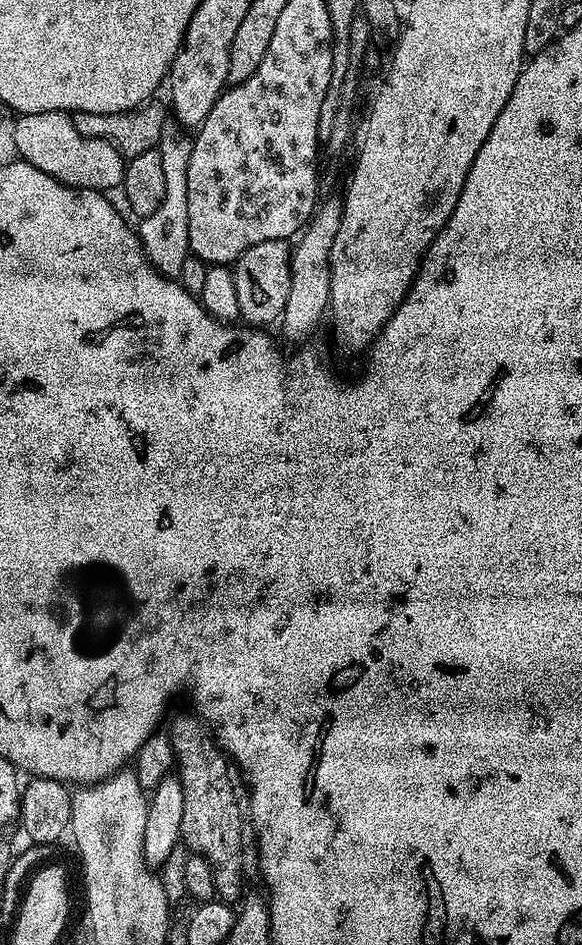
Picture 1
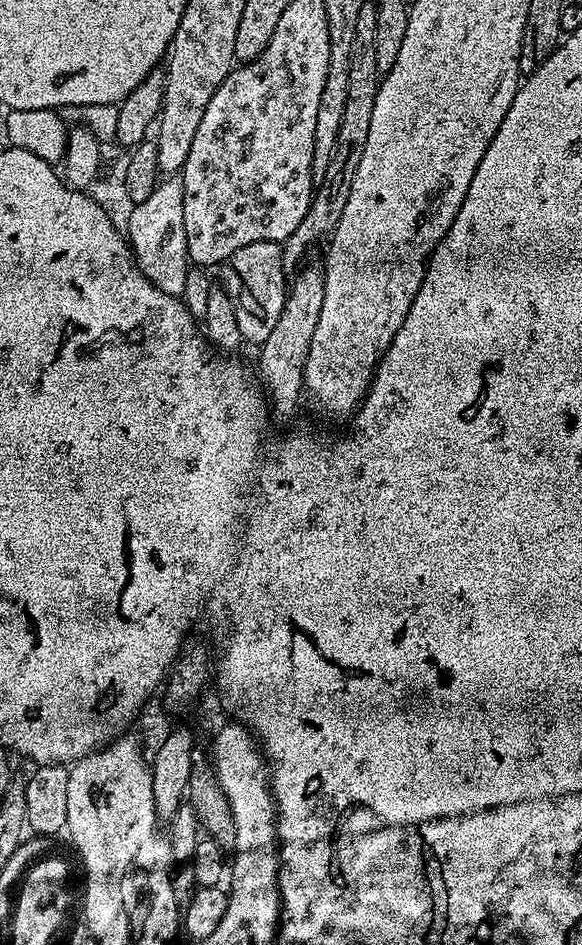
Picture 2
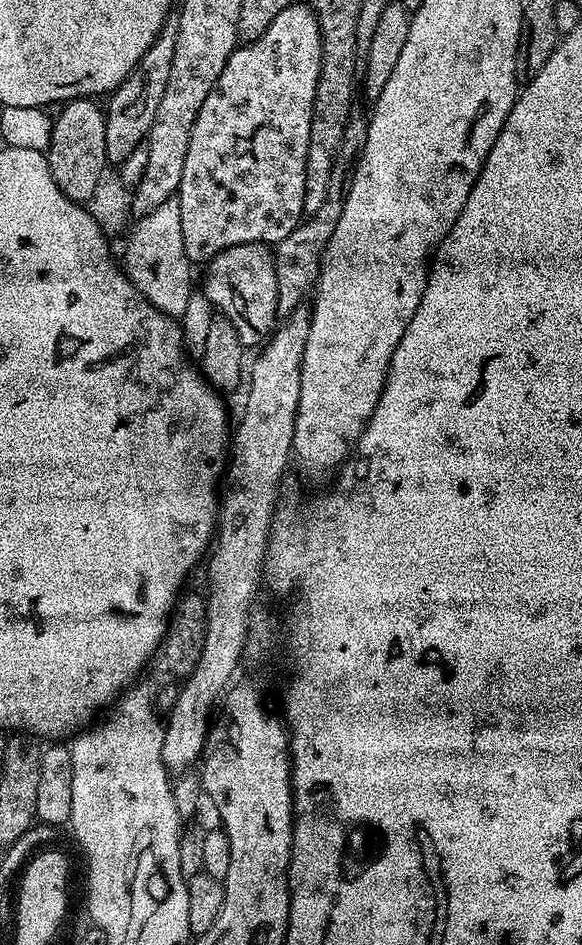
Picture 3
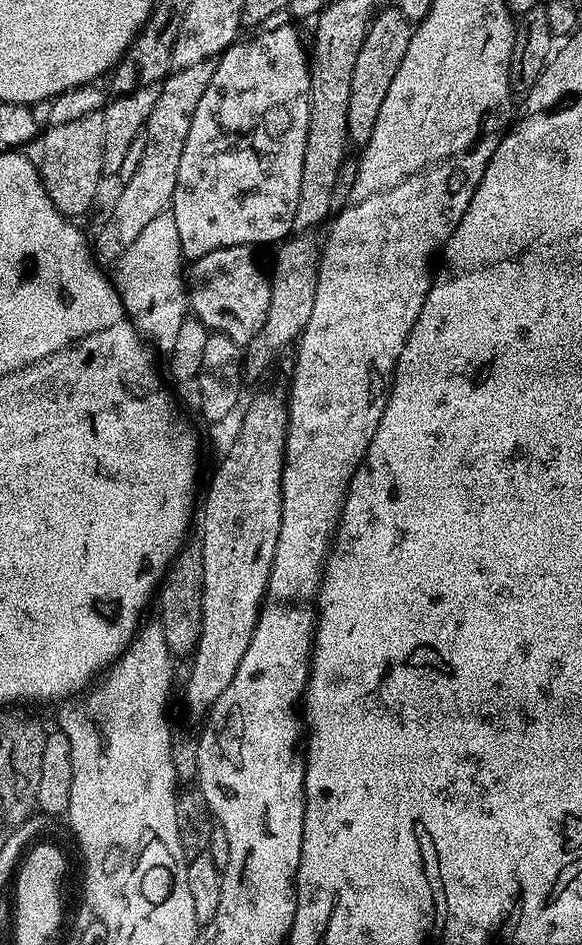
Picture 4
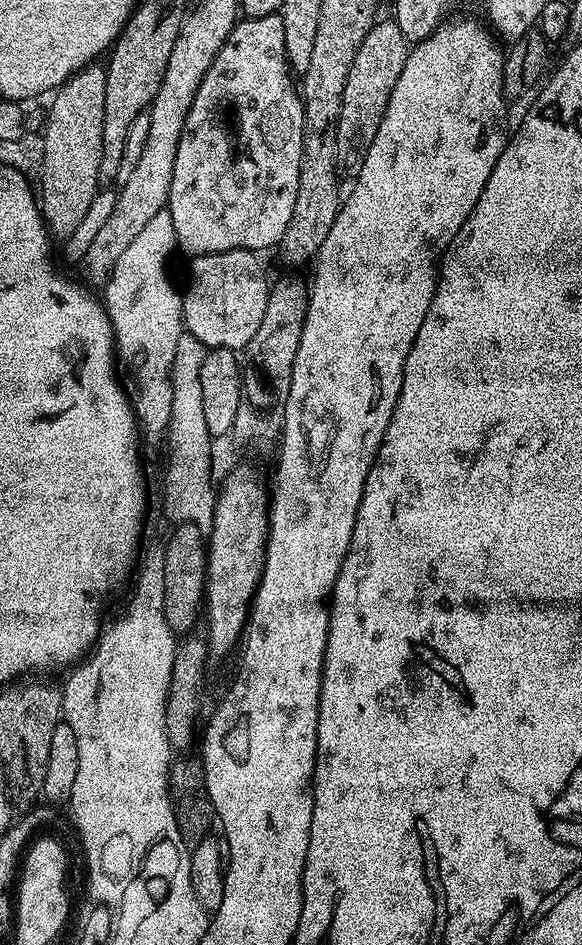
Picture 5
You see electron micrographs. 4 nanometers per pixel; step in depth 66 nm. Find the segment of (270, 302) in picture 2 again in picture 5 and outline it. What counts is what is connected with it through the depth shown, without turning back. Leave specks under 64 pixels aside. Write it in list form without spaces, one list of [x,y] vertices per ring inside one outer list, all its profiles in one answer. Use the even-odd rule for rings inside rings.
[[[247,248],[215,252],[209,256],[197,256],[191,261],[192,273],[188,276],[188,289],[182,292],[184,302],[184,326],[186,332],[202,342],[205,347],[242,350],[254,338],[254,330],[262,326],[262,314],[266,314],[270,280],[264,277],[261,257]]]

